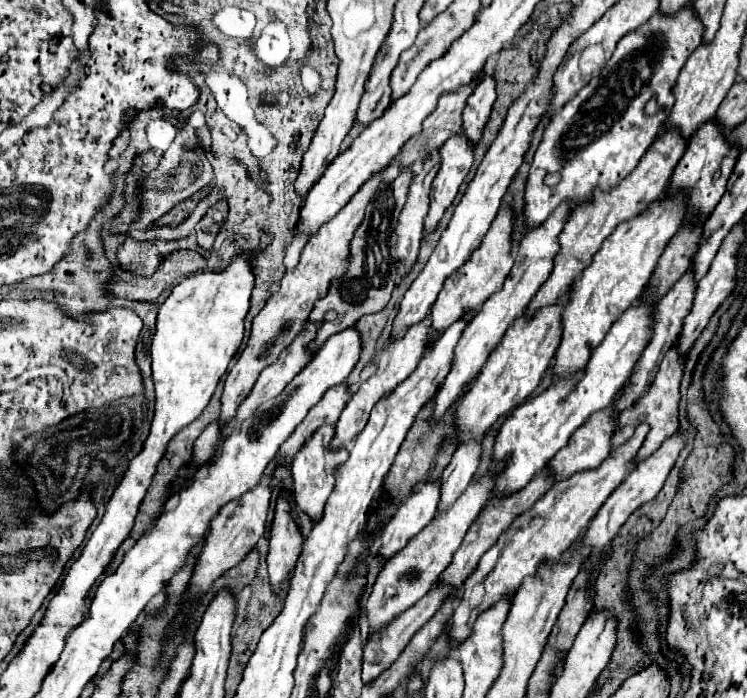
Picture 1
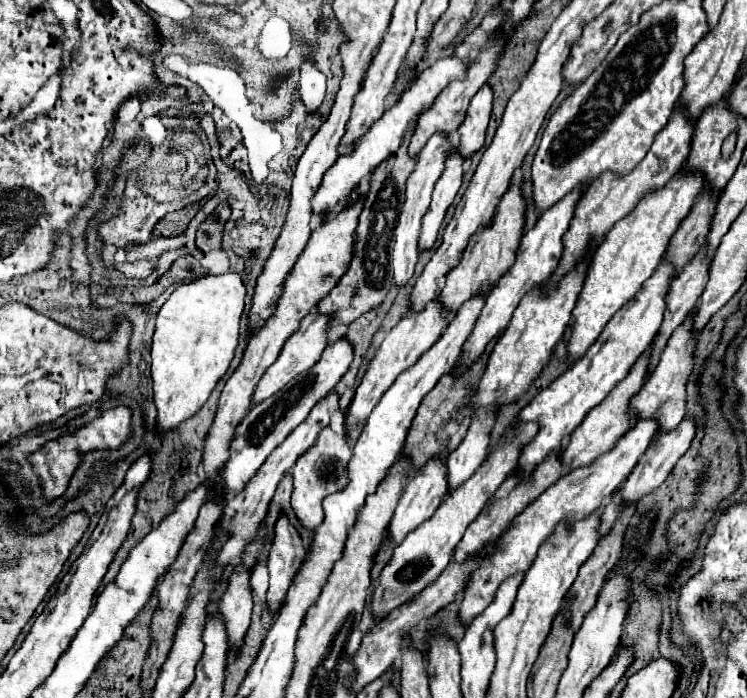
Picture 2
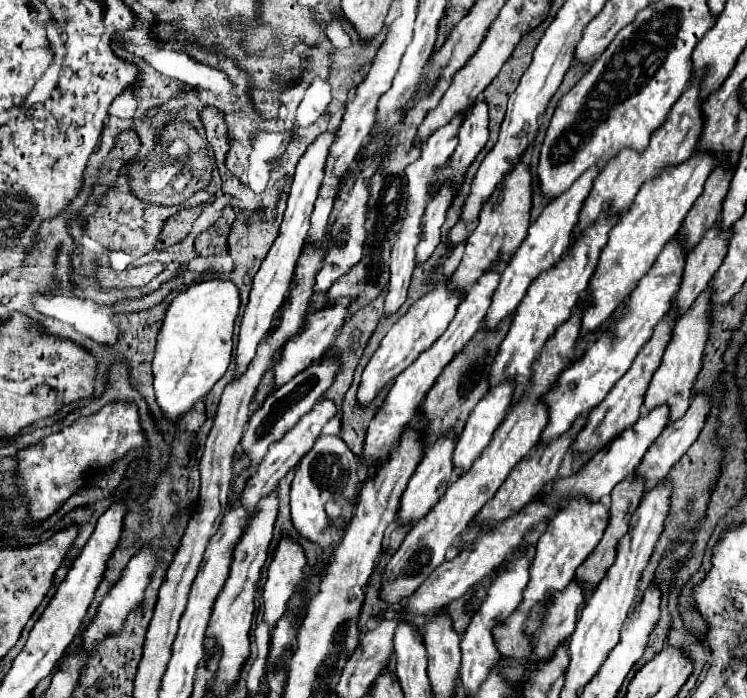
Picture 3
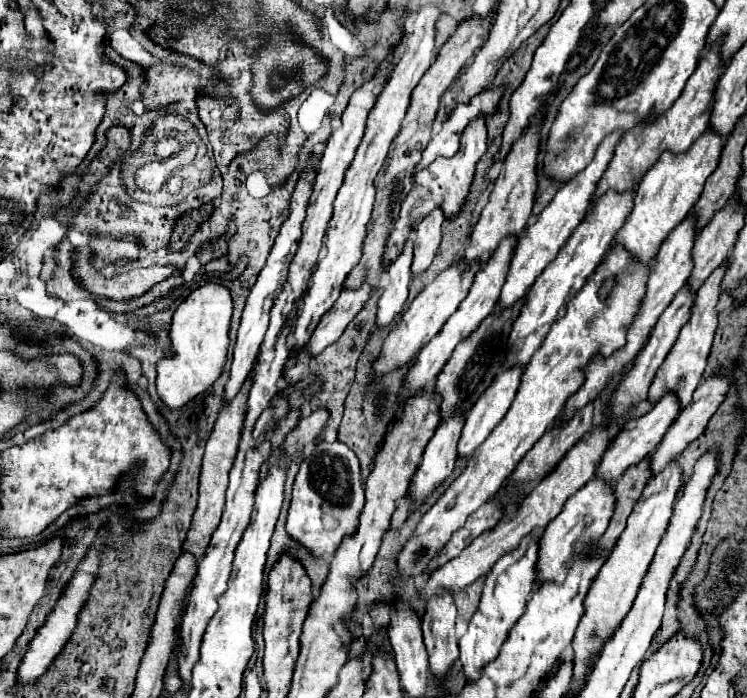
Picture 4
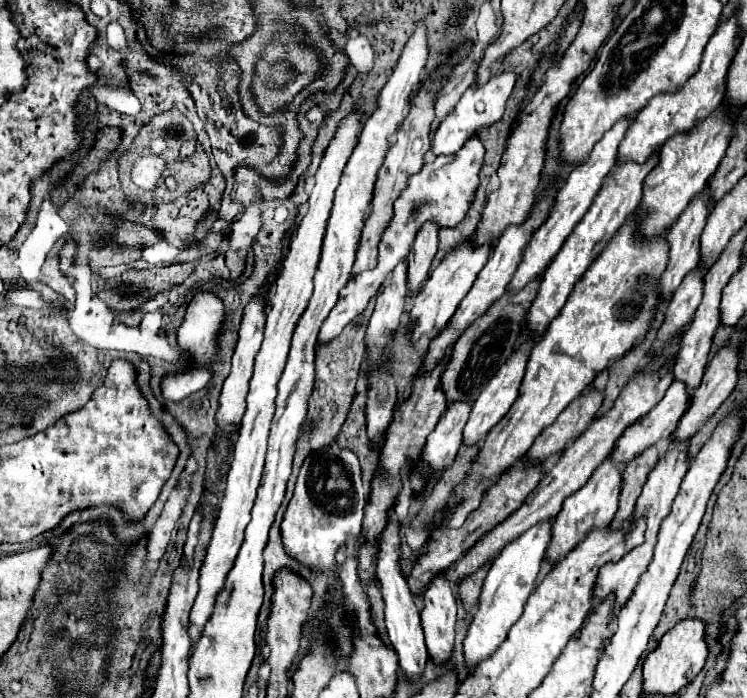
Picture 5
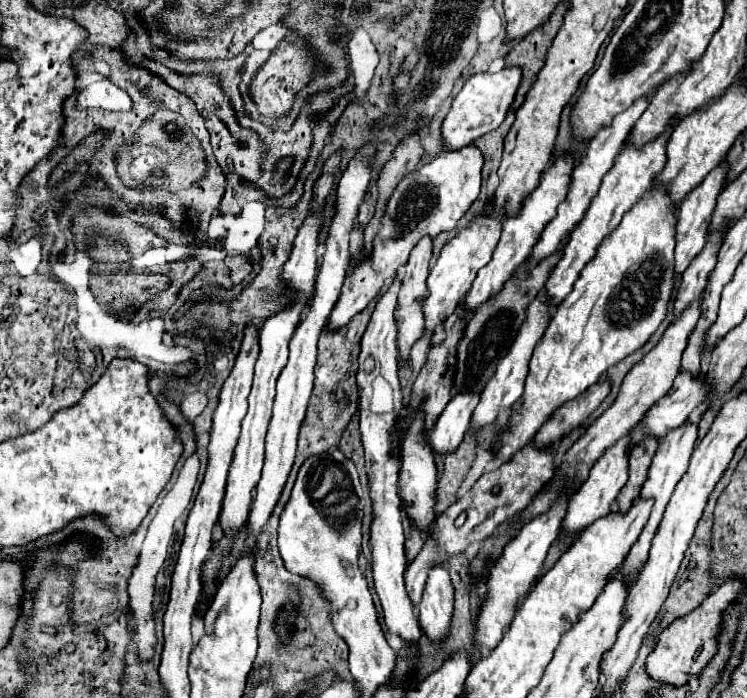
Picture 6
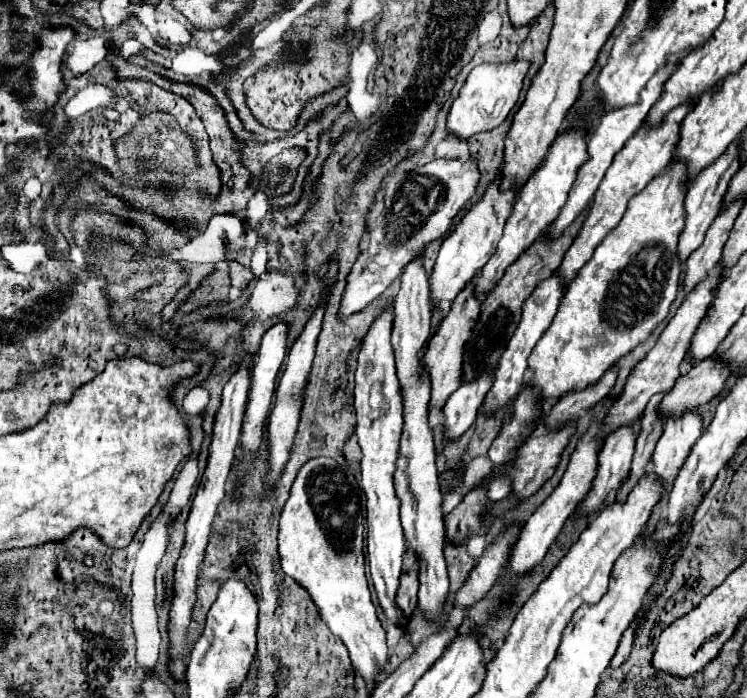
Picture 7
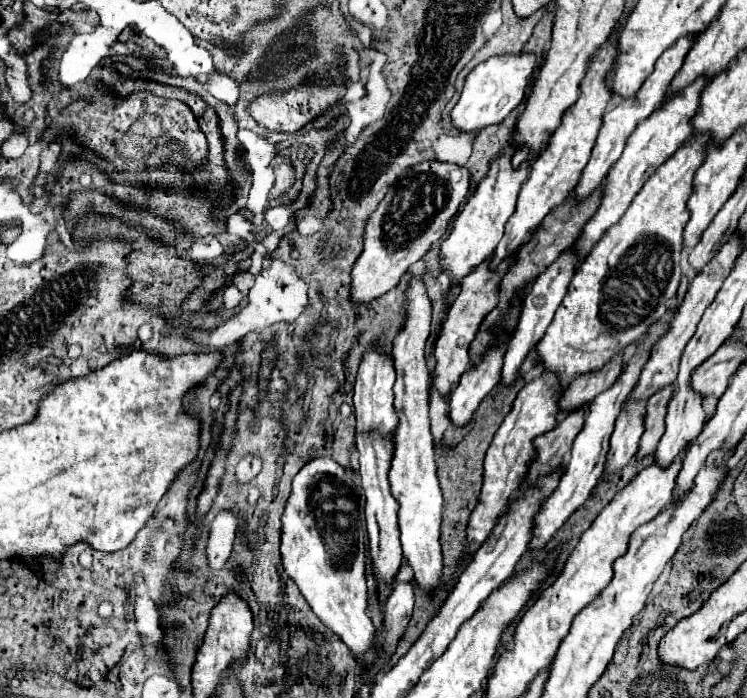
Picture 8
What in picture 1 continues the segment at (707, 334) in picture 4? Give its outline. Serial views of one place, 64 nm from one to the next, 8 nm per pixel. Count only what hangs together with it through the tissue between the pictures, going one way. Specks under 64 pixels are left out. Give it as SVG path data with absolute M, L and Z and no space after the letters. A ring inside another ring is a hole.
M670 348L660 364L660 372L656 374L656 380L652 382L652 388L648 390L648 396L644 396L644 400L640 400L640 404L636 404L636 408L628 408L628 412L622 412L618 416L618 430L612 436L612 450L620 448L622 444L628 442L628 438L634 436L636 428L640 424L648 424L650 430L640 446L640 450L636 452L634 460L632 460L632 468L636 464L640 464L642 460L646 460L648 456L652 456L652 452L656 452L660 448L660 444L664 440L668 440L670 436L676 434L678 430L678 402L680 402L680 380L682 380L682 370L684 370L684 362L680 362L678 354L674 348Z

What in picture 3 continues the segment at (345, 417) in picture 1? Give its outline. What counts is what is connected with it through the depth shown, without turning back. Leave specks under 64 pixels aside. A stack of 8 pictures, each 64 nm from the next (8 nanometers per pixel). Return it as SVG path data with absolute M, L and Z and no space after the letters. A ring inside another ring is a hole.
M446 284L432 288L418 302L412 304L412 308L388 330L388 334L380 342L380 348L374 352L368 366L364 368L362 382L360 382L360 388L358 388L358 406L360 408L368 408L386 384L396 380L396 376L404 368L408 368L424 350L428 350L438 340L438 336L452 322L458 304L460 304L460 296L448 292Z

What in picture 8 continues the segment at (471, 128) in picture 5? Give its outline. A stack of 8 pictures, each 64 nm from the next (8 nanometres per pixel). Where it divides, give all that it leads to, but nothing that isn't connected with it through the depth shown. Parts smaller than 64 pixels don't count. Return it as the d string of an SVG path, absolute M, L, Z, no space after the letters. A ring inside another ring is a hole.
M506 54L492 56L486 62L478 64L464 82L462 96L458 104L452 108L452 124L460 132L476 132L480 128L500 124L524 98L524 90L528 86L528 76L538 68L538 60L532 54Z

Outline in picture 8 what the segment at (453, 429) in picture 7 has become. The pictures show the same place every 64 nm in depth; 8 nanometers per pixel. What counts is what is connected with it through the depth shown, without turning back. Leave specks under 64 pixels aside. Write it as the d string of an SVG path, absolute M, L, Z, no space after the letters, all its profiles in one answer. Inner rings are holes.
M502 348L488 352L488 360L484 360L480 368L472 368L460 378L460 384L450 394L450 420L454 426L466 426L480 402L496 386L496 380L500 380L502 354Z

